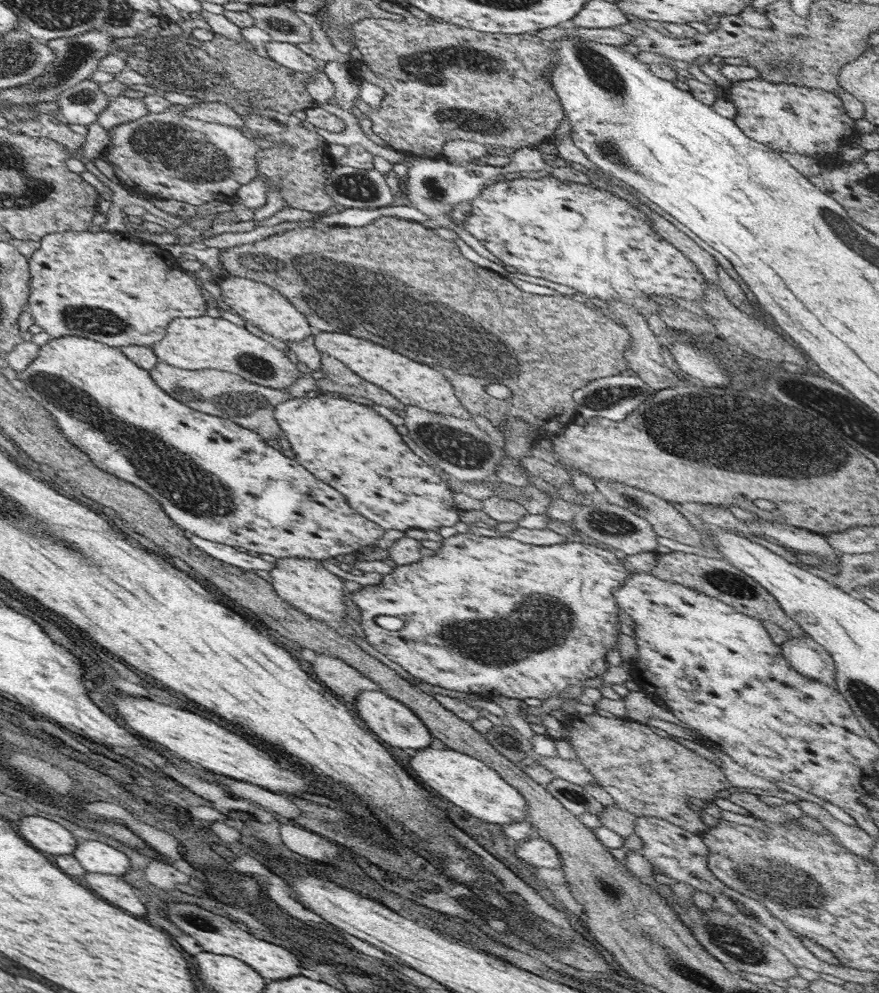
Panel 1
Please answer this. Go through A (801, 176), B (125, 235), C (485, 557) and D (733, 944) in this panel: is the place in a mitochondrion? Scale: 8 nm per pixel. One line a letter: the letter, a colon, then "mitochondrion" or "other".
A: other
B: other
C: other
D: mitochondrion

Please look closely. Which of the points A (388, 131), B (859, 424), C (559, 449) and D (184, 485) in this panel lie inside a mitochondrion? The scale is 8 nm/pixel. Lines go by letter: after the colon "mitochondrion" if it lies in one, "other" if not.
A: other
B: mitochondrion
C: other
D: mitochondrion

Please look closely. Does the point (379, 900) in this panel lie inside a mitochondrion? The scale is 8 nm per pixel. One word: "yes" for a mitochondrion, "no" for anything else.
no

